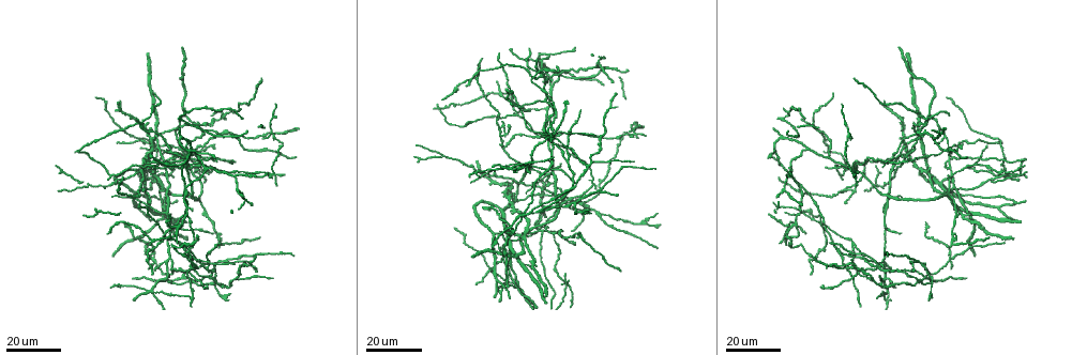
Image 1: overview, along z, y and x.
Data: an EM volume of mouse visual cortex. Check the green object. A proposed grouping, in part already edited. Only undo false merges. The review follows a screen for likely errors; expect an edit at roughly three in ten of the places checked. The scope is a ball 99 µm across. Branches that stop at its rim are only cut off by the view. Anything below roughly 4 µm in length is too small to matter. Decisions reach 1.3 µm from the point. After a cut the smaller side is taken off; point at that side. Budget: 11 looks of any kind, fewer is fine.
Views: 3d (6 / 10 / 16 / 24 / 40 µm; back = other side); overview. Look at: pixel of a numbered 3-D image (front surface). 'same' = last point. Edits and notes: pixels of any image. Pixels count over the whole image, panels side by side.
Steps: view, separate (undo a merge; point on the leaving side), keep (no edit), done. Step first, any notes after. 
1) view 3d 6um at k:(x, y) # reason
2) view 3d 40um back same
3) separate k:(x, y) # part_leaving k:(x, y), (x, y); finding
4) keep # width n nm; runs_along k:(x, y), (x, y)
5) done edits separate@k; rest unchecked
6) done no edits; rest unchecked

view 3d 24um at 1:(546, 174) # four arms meet

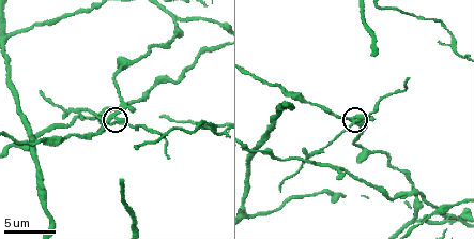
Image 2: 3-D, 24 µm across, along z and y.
view 3d 10um at 2:(113, 124)

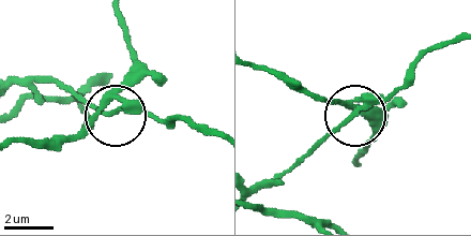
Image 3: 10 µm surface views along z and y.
separate 3:(164, 122) # width 220 nm; two cells meet here

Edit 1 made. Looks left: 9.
view overview

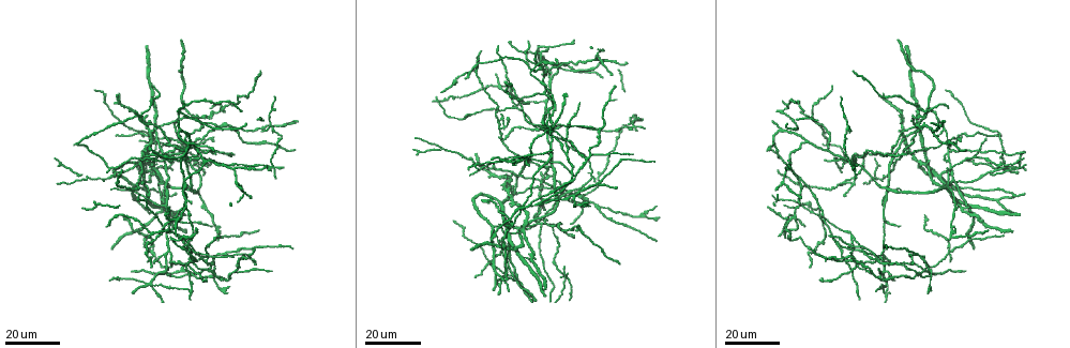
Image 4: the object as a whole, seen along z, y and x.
view 3d 16um at 4:(494, 226) # four arms meet

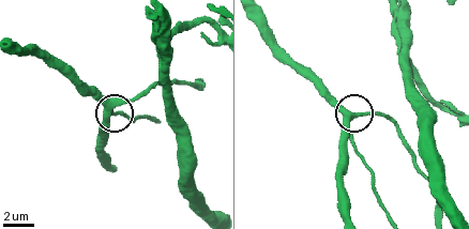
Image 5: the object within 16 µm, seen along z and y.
view 3d 6um at 5:(106, 114)

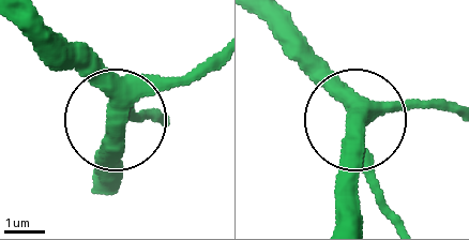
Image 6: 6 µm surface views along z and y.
keep # arms 4; continuous, no second cell

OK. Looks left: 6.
view 3d 24um at 4:(153, 253) # a fork

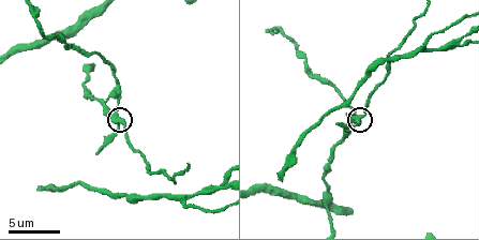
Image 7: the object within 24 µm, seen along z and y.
view 3d 6um at 7:(115, 114) # zoom in

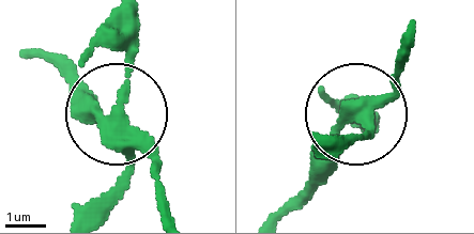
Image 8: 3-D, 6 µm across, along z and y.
separate 8:(117, 188) # width 270 nm; part_leaving 8:(120, 125), (130, 17); two cells meet here

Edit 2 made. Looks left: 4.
view overview # see it whole again

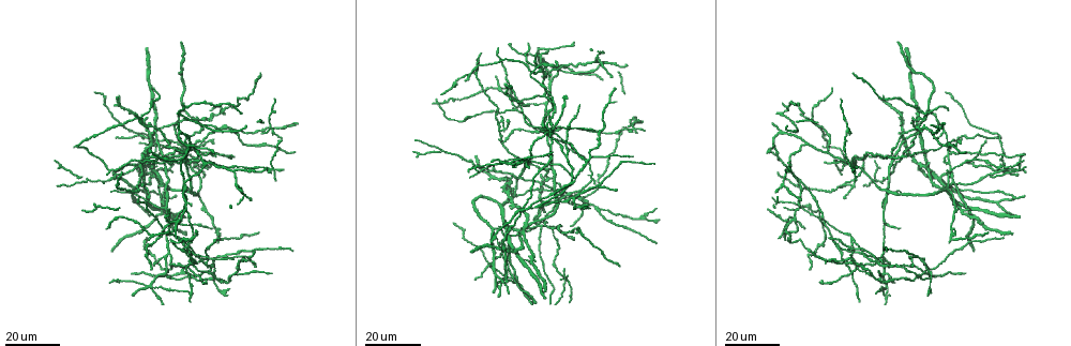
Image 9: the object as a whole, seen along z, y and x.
view 3d 16um at 9:(542, 225) # four or more arms meet

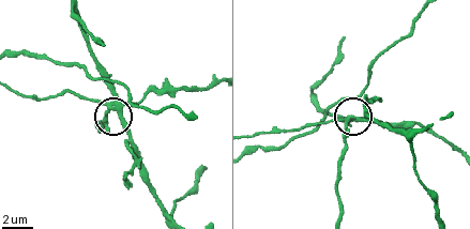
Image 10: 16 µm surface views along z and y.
view 3d 10um at 10:(114, 107)

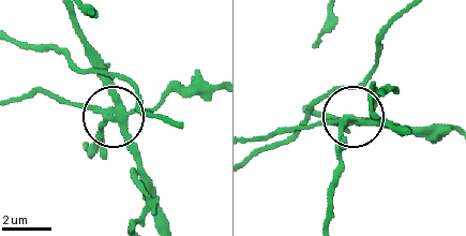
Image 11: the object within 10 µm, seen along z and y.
separate 11:(103, 137) # two cells meet here

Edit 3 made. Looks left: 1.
done edits separate@3, separate@8, separate@11; rest unchecked

